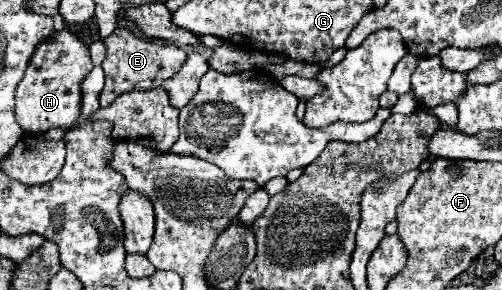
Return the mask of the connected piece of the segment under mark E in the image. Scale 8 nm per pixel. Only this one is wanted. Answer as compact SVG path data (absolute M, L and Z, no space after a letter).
M117 28L107 40L103 40L105 48L107 48L107 58L103 62L103 70L105 70L105 88L101 92L101 106L109 106L115 96L121 96L123 92L131 92L131 90L151 90L161 86L165 80L173 78L179 68L183 66L183 62L187 60L187 52L179 46L163 46L163 44L155 44L145 36L135 36L131 30L127 28Z

